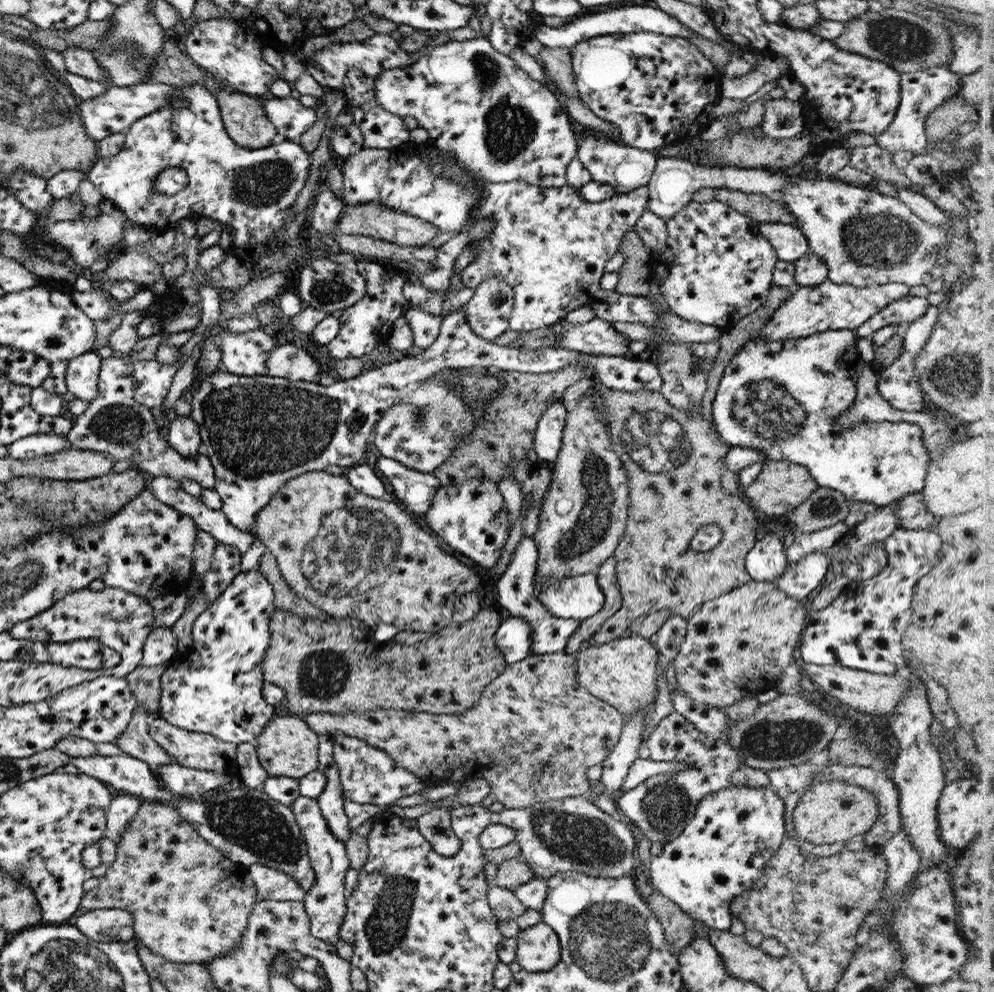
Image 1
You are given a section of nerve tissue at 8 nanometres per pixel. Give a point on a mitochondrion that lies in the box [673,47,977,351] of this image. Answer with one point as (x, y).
(887, 245)

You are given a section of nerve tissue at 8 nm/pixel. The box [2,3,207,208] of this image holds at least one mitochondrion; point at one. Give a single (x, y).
(122, 49)

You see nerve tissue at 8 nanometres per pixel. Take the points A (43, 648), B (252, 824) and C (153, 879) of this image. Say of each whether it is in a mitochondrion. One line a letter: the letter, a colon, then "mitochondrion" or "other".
A: other
B: mitochondrion
C: other

